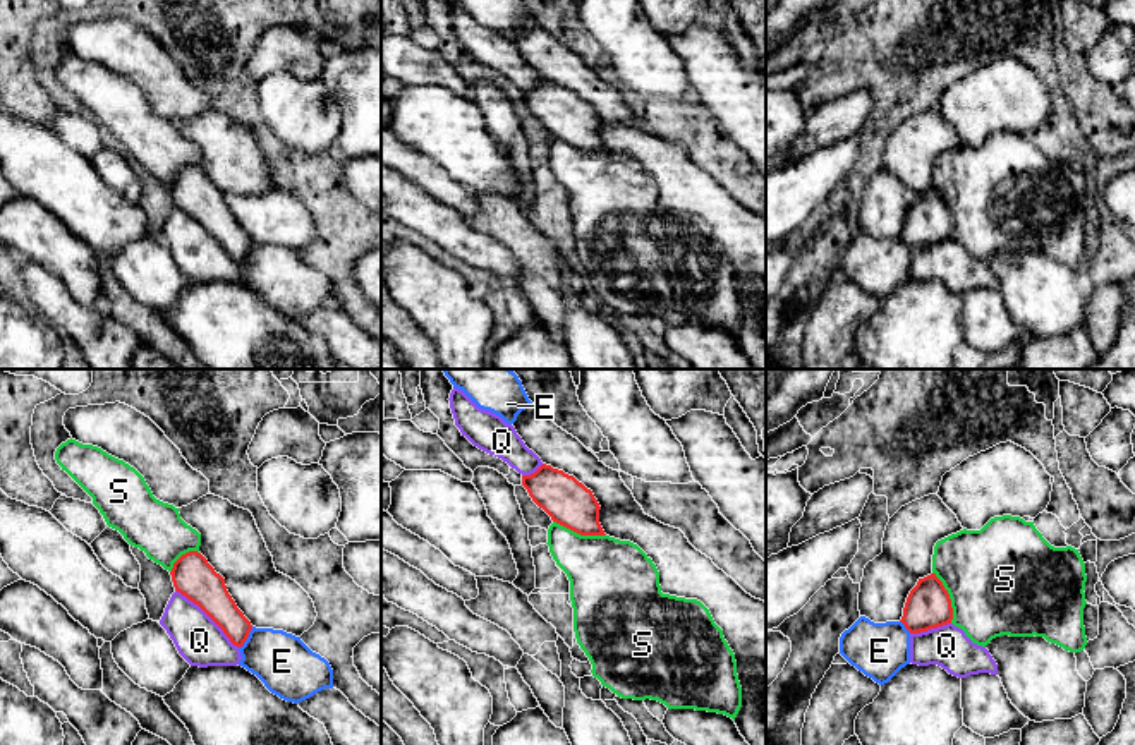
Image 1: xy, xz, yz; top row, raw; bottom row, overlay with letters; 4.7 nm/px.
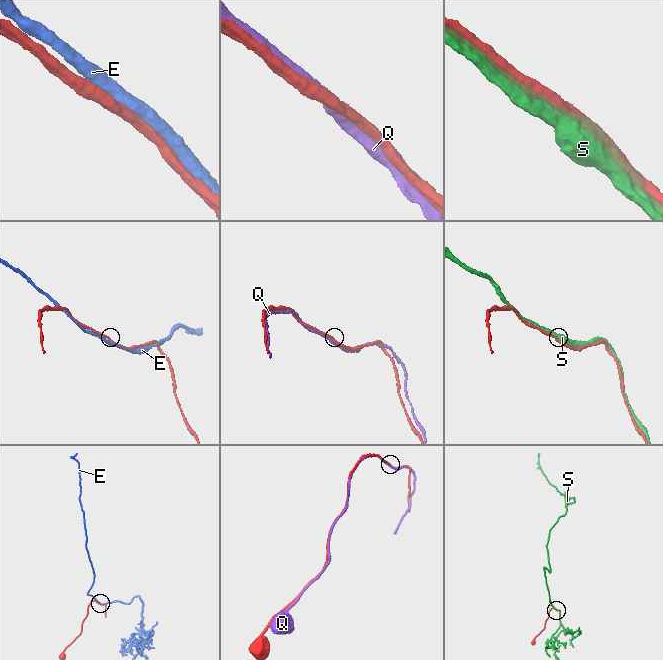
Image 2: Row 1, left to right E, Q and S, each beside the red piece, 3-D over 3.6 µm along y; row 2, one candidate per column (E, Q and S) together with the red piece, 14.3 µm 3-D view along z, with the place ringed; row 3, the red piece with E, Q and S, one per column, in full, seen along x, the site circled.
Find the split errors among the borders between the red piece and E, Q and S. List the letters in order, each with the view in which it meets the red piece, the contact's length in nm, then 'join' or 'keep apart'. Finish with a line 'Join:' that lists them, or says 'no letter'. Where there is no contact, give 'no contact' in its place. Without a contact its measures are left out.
E: contact in xy; length 120 nm; keep apart
Q: contact in xy; length 400 nm; keep apart
S: contact in xz; length 260 nm; join
Join: S

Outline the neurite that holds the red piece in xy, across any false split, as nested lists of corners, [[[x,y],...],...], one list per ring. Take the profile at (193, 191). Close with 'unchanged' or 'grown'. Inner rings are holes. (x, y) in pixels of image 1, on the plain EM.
[[[201,168],[182,170],[173,179],[170,191],[177,208],[197,220],[234,261],[244,261],[252,240],[228,209],[225,194],[215,187]]]; unchanged

